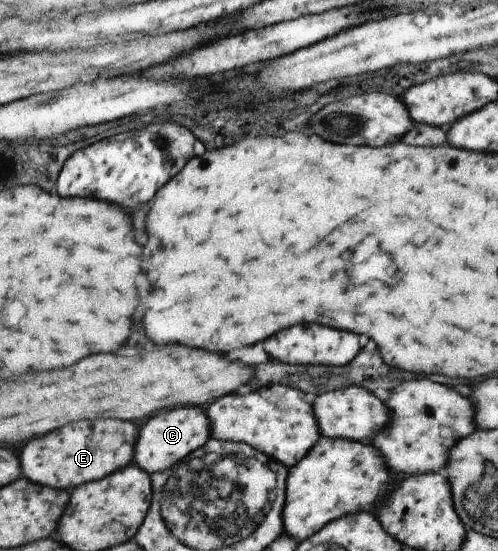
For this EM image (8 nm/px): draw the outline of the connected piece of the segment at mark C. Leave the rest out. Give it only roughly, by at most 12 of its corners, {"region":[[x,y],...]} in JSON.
{"region":[[203,407],[151,417],[135,464],[164,472],[202,448],[212,429]]}

